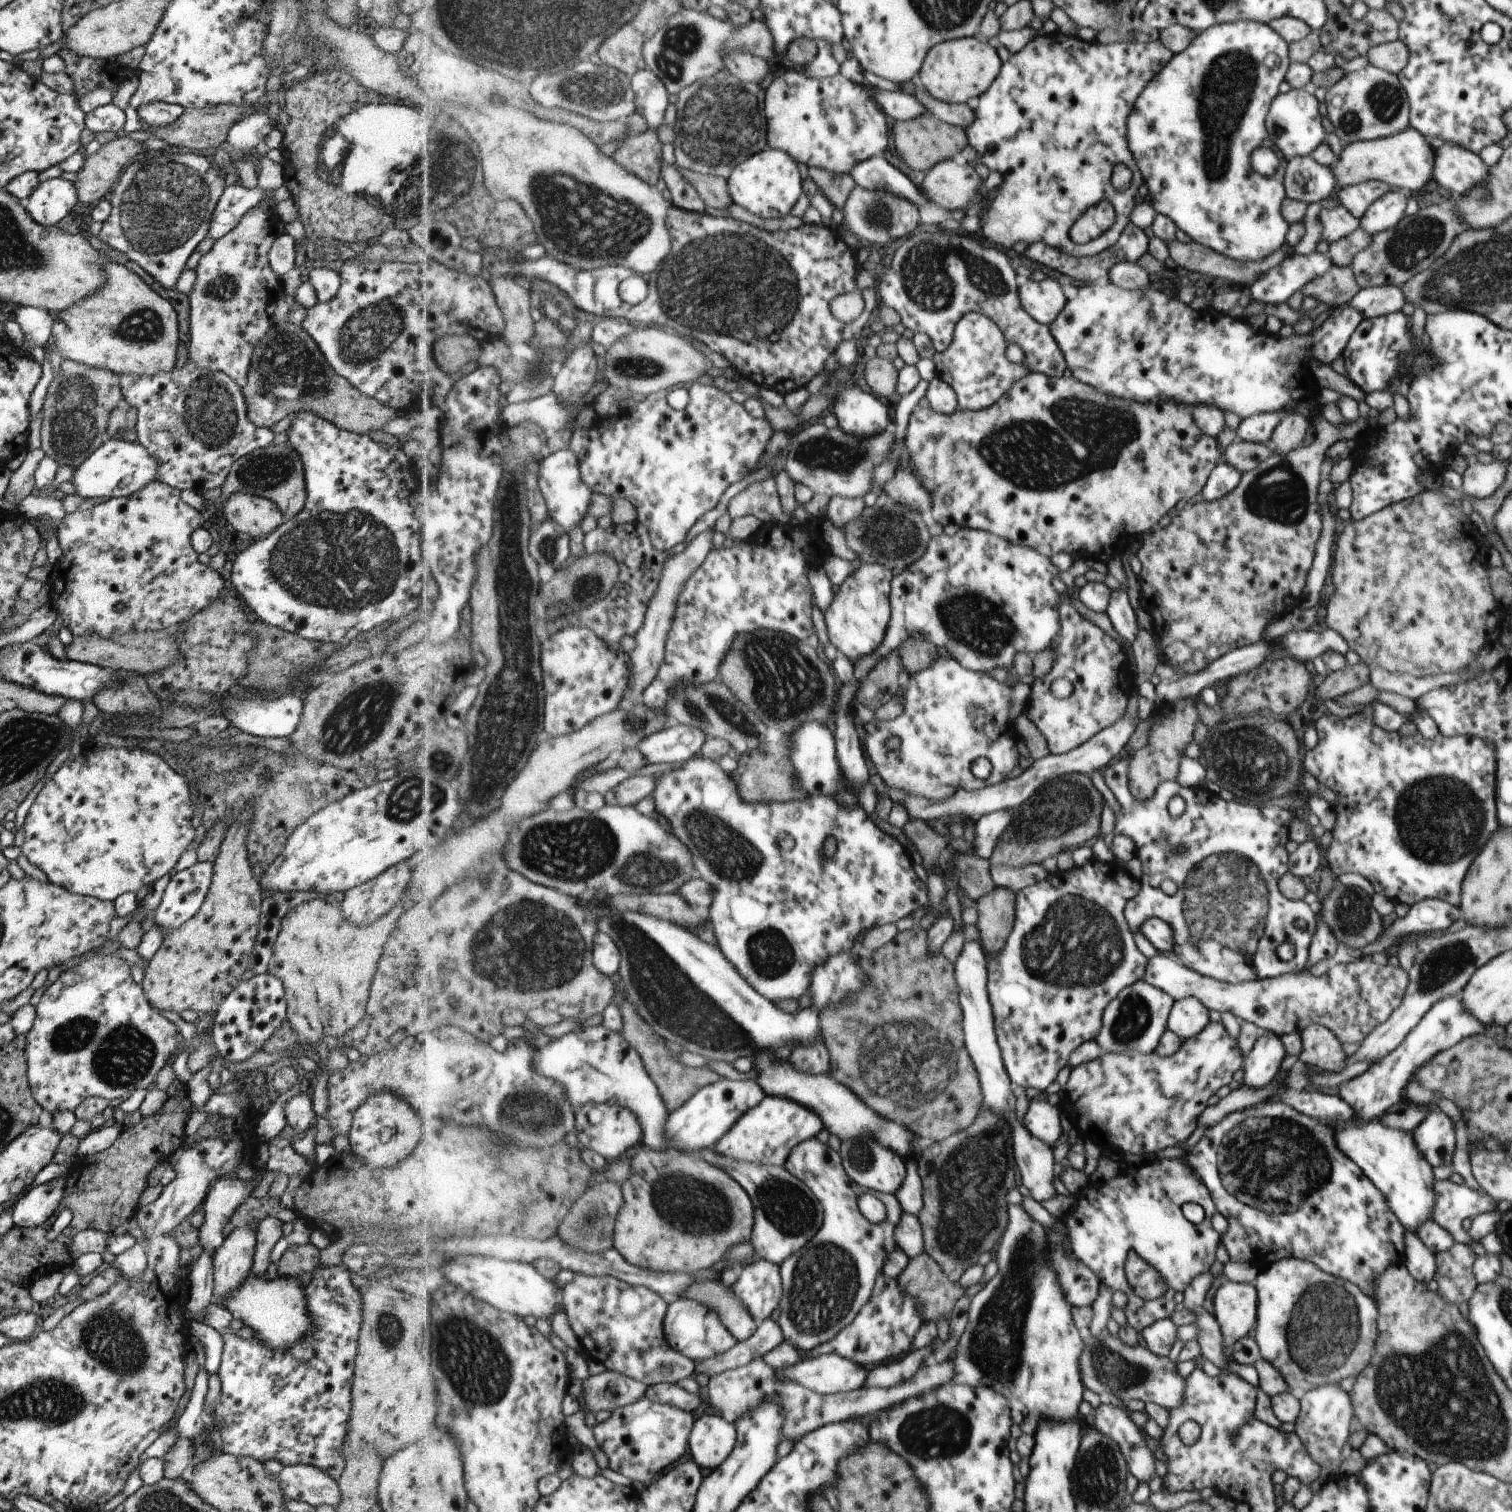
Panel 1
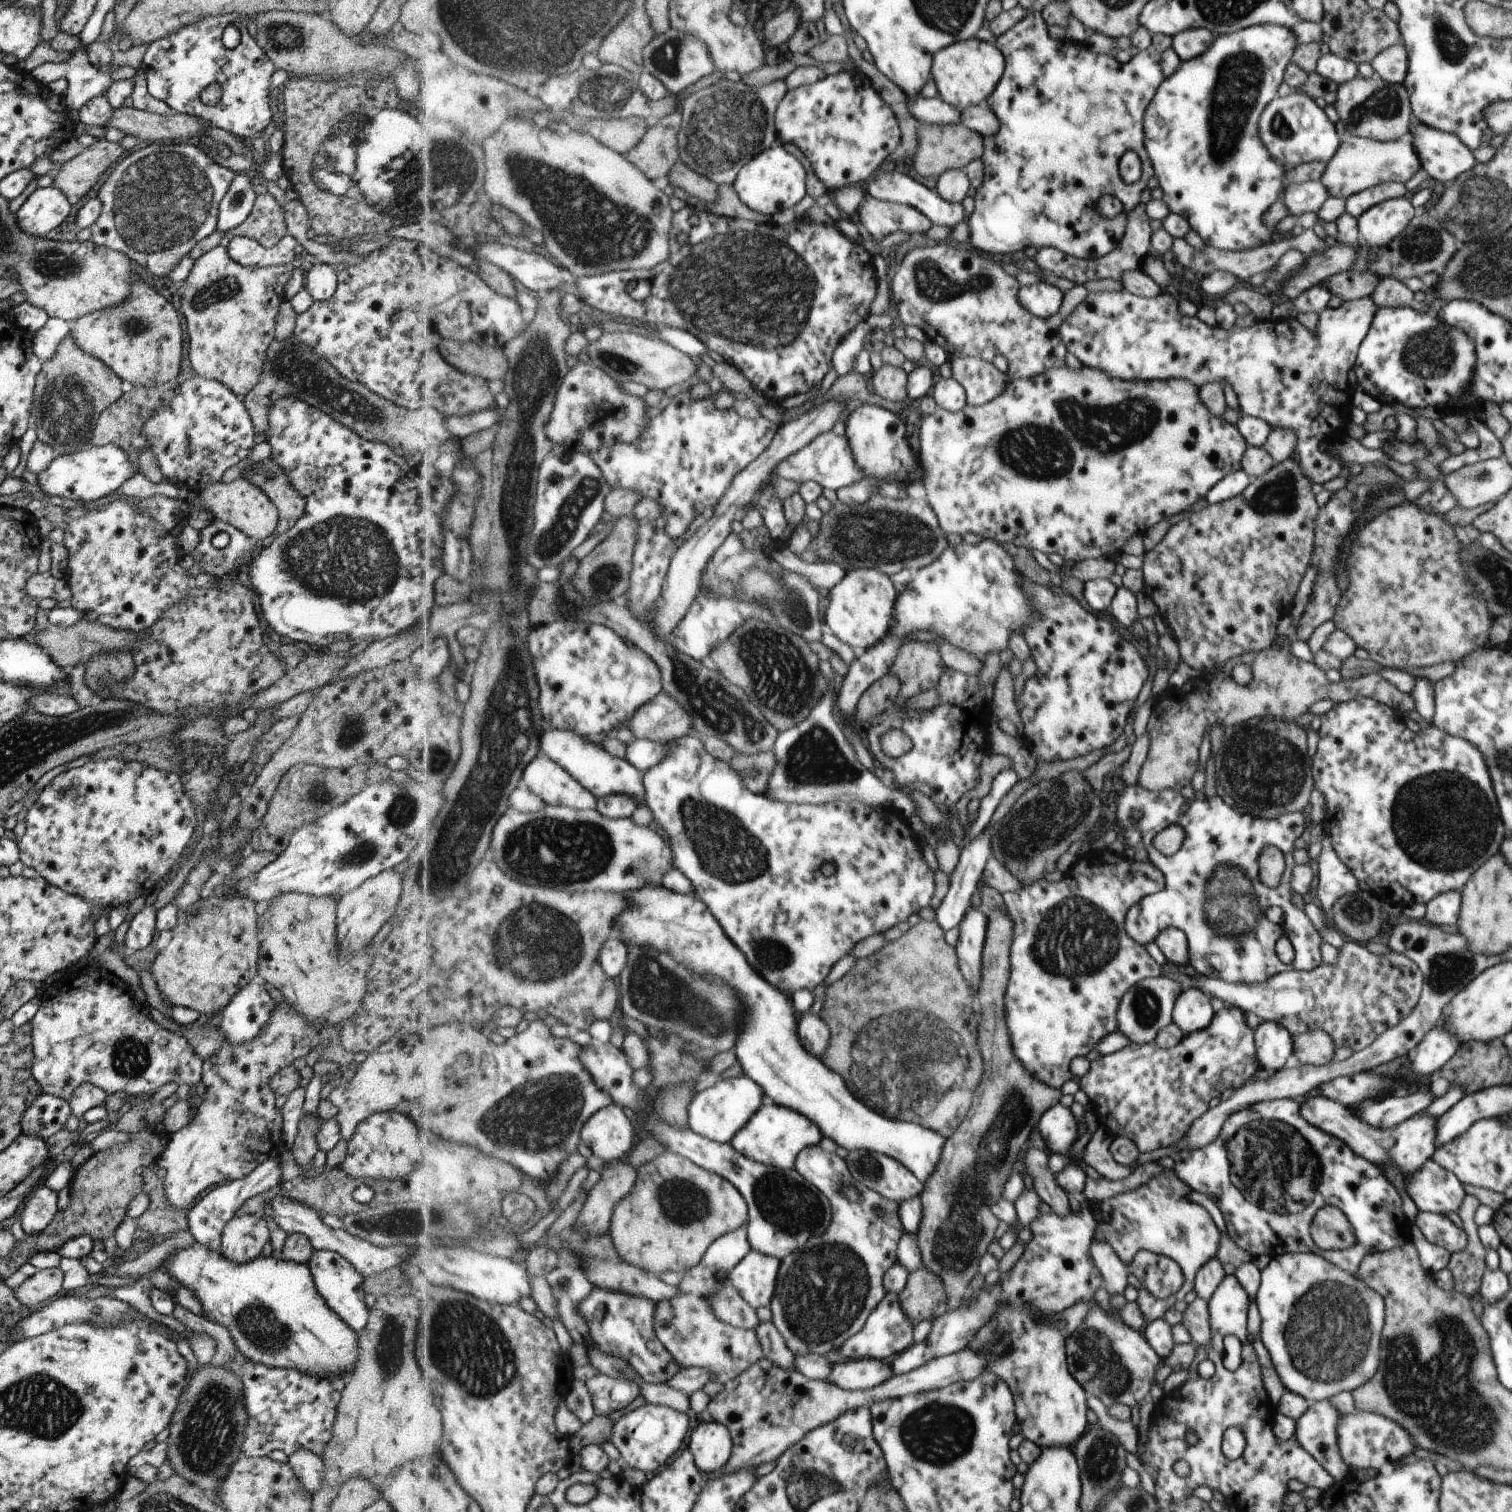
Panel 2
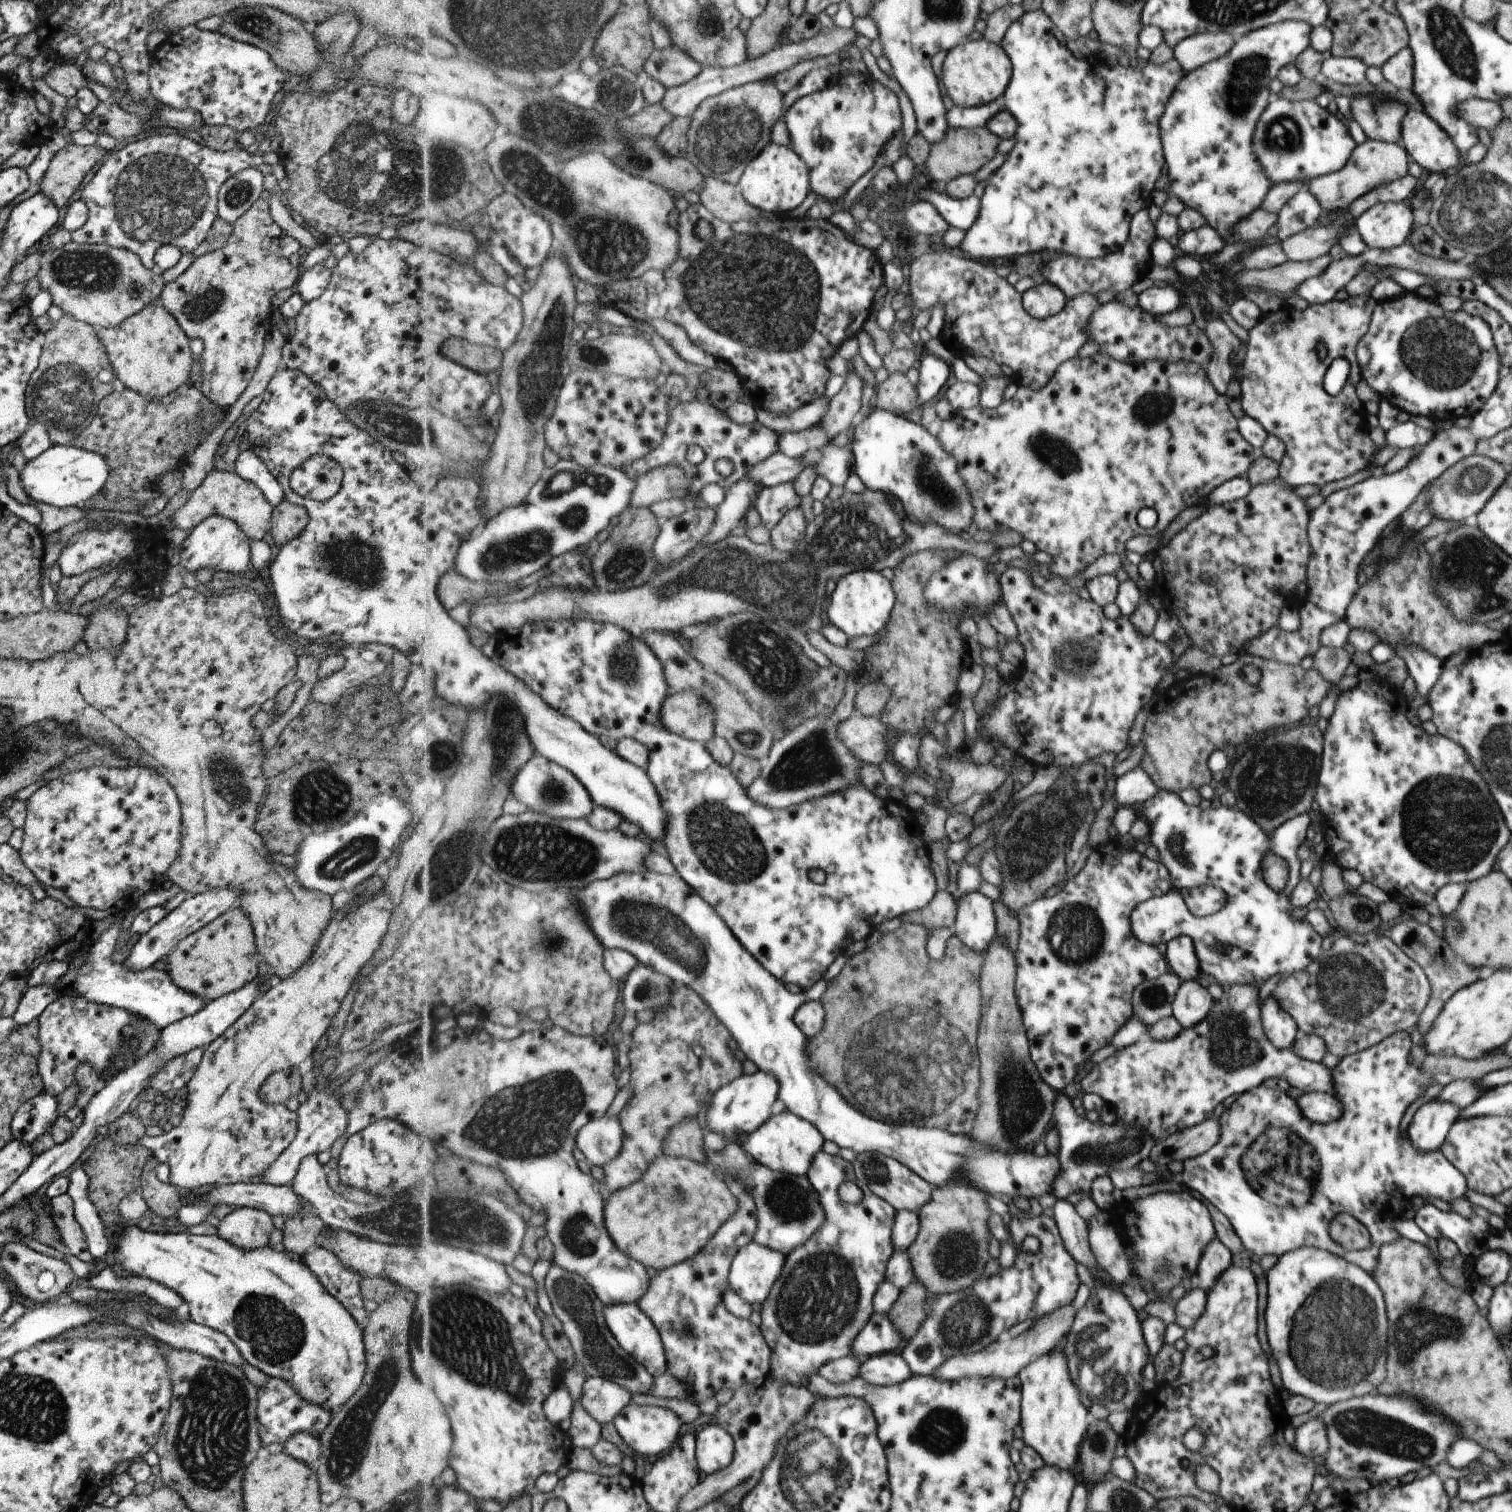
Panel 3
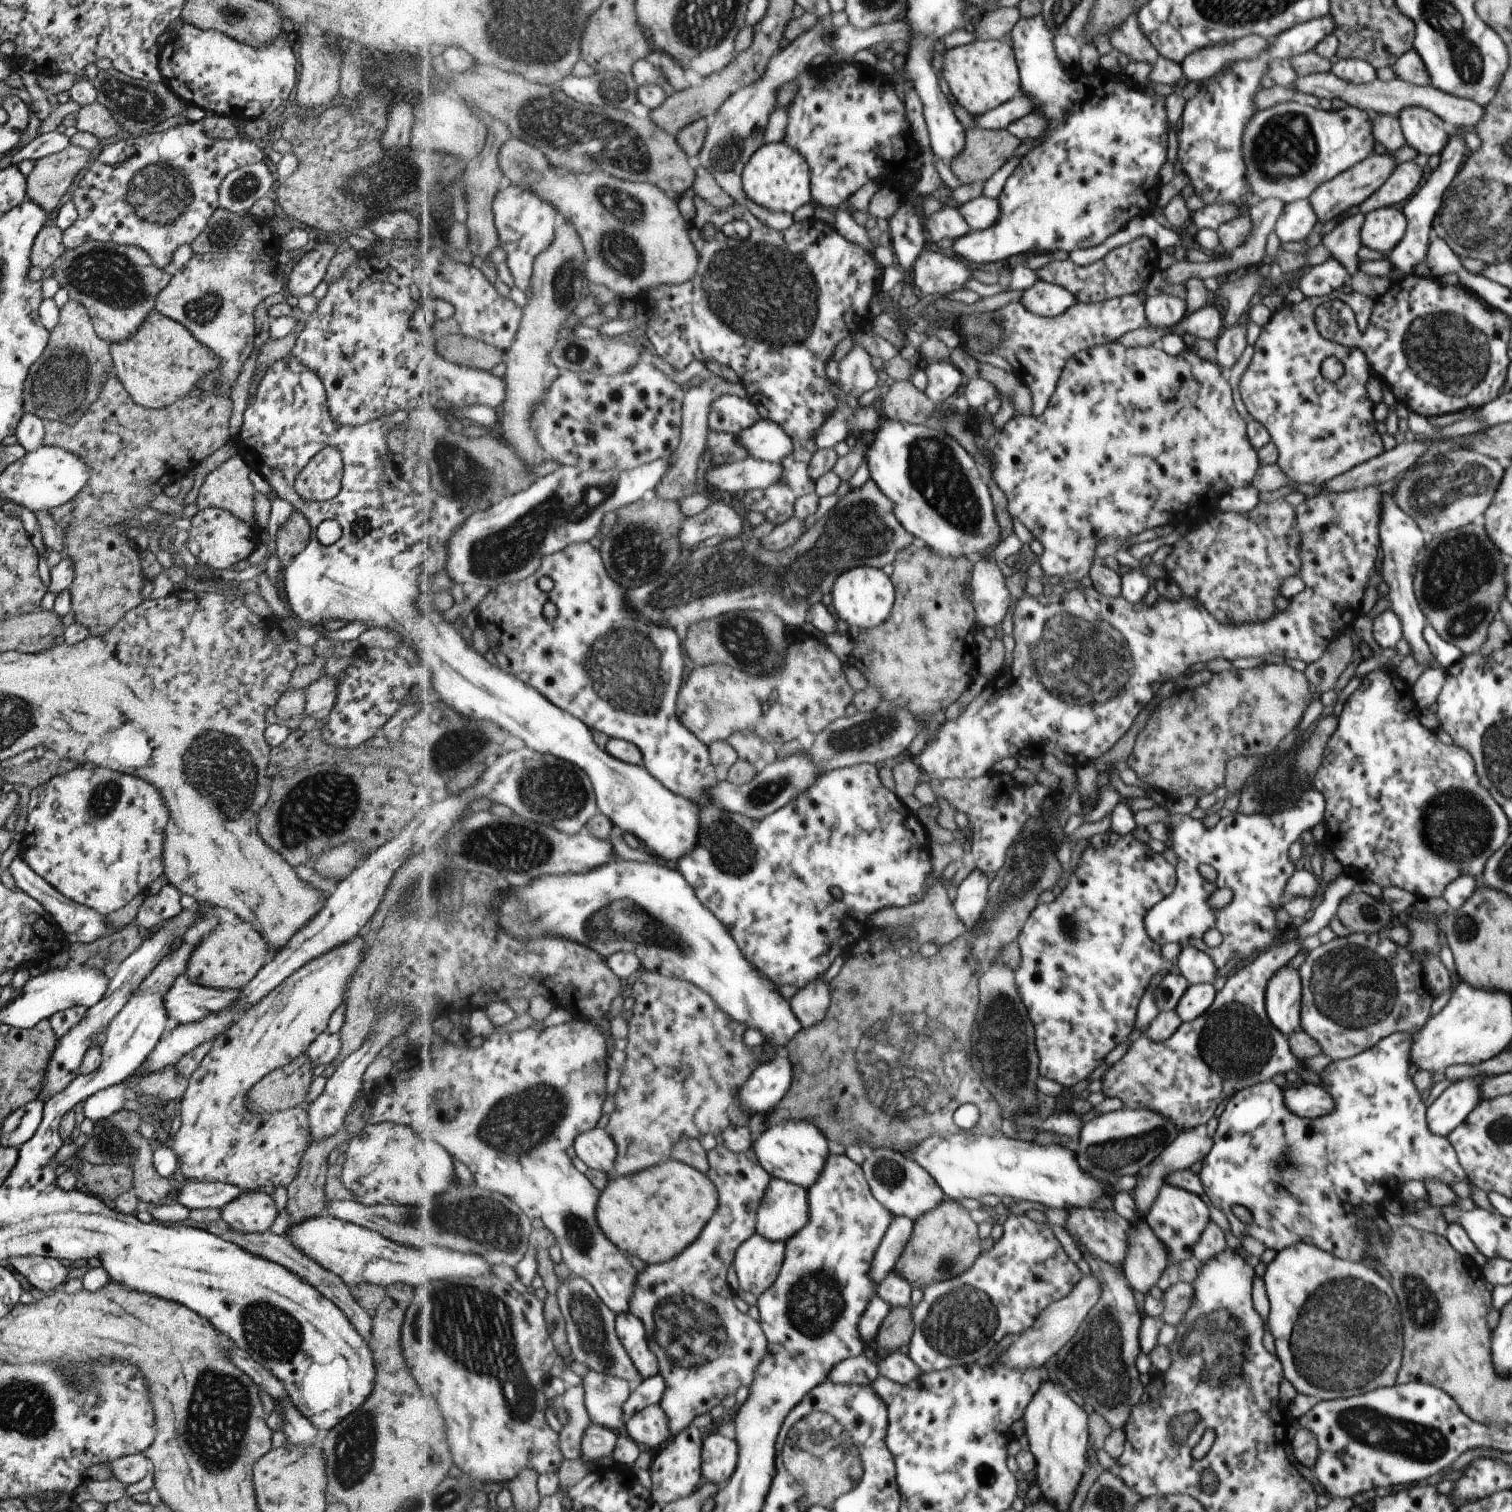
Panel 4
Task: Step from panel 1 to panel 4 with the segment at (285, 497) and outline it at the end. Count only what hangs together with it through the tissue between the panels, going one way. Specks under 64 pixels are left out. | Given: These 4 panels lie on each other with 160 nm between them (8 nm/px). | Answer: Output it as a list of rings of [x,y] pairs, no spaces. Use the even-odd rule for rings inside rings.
[[[295,511],[276,532],[276,556],[284,568],[304,550],[309,542],[311,527],[302,512]]]

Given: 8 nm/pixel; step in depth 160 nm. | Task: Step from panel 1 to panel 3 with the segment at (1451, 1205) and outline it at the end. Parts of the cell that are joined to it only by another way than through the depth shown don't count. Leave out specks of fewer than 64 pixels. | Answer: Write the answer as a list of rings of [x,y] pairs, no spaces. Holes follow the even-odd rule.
[[[1408,1031],[1396,1033],[1392,1037],[1387,1037],[1385,1041],[1380,1042],[1378,1045],[1372,1046],[1370,1049],[1366,1049],[1364,1052],[1352,1054],[1349,1057],[1342,1058],[1336,1068],[1333,1069],[1333,1075],[1335,1076],[1335,1084],[1337,1086],[1336,1097],[1340,1100],[1344,1113],[1340,1120],[1330,1122],[1328,1124],[1317,1124],[1310,1122],[1305,1118],[1304,1113],[1301,1111],[1299,1104],[1290,1098],[1286,1092],[1282,1092],[1280,1089],[1266,1088],[1266,1086],[1258,1086],[1258,1089],[1252,1089],[1249,1093],[1242,1094],[1234,1100],[1234,1103],[1228,1110],[1224,1110],[1224,1113],[1218,1119],[1220,1122],[1220,1138],[1218,1143],[1205,1154],[1196,1156],[1196,1158],[1188,1158],[1183,1161],[1183,1171],[1179,1176],[1179,1181],[1196,1190],[1204,1200],[1208,1200],[1210,1204],[1214,1205],[1226,1218],[1234,1228],[1234,1231],[1240,1237],[1242,1244],[1246,1251],[1251,1255],[1256,1254],[1260,1257],[1266,1255],[1275,1255],[1282,1257],[1286,1253],[1292,1250],[1296,1250],[1302,1247],[1317,1247],[1321,1250],[1329,1251],[1331,1254],[1337,1255],[1339,1258],[1344,1258],[1346,1262],[1353,1263],[1356,1266],[1360,1266],[1362,1270],[1368,1272],[1374,1272],[1376,1266],[1378,1266],[1378,1252],[1382,1249],[1382,1246],[1390,1245],[1392,1242],[1400,1241],[1398,1238],[1398,1232],[1394,1228],[1396,1220],[1402,1218],[1402,1200],[1411,1200],[1418,1196],[1423,1198],[1427,1202],[1429,1197],[1435,1197],[1446,1201],[1448,1203],[1463,1198],[1468,1192],[1467,1181],[1462,1172],[1458,1170],[1455,1164],[1451,1160],[1446,1159],[1446,1156],[1442,1154],[1441,1150],[1432,1150],[1432,1152],[1424,1152],[1424,1150],[1418,1150],[1412,1146],[1408,1135],[1400,1132],[1400,1122],[1409,1106],[1414,1103],[1419,1097],[1424,1096],[1426,1090],[1434,1083],[1434,1076],[1429,1076],[1419,1071],[1419,1064],[1412,1064],[1409,1061],[1410,1049],[1412,1048],[1411,1034]],[[1340,1212],[1348,1212],[1352,1214],[1367,1230],[1371,1237],[1371,1246],[1366,1250],[1344,1250],[1340,1244],[1336,1244],[1330,1234],[1328,1234],[1328,1224],[1330,1220],[1339,1214]]]

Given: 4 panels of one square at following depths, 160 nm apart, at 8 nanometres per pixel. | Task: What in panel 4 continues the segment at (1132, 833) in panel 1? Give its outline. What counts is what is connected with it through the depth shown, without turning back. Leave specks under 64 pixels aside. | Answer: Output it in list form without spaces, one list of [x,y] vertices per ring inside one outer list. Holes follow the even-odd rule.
[[[1316,789],[1308,790],[1294,806],[1278,810],[1278,814],[1258,812],[1244,815],[1236,811],[1211,827],[1188,814],[1170,811],[1166,822],[1170,830],[1168,847],[1178,859],[1178,885],[1165,901],[1158,902],[1146,912],[1145,930],[1149,938],[1158,946],[1168,943],[1192,946],[1208,954],[1217,970],[1223,972],[1232,956],[1238,956],[1240,962],[1245,964],[1275,944],[1288,940],[1293,936],[1292,932],[1279,932],[1275,916],[1288,880],[1296,871],[1294,862],[1288,856],[1289,849],[1304,831],[1312,831],[1325,820],[1324,814],[1325,799]],[[1200,864],[1208,864],[1216,870],[1216,882],[1212,884],[1202,878],[1198,872]],[[1219,887],[1232,890],[1232,901],[1220,910],[1212,910],[1206,900]],[[1210,928],[1220,930],[1224,938],[1218,948],[1208,948],[1204,943],[1204,934]]]

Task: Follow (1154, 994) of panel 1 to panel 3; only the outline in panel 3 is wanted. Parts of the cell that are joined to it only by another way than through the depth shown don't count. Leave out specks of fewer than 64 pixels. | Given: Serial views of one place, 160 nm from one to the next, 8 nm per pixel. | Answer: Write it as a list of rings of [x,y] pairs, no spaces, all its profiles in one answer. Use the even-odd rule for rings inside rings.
[[[1173,971],[1155,980],[1144,980],[1132,992],[1133,1016],[1148,1029],[1160,1020],[1173,1017],[1172,1004],[1182,984]]]

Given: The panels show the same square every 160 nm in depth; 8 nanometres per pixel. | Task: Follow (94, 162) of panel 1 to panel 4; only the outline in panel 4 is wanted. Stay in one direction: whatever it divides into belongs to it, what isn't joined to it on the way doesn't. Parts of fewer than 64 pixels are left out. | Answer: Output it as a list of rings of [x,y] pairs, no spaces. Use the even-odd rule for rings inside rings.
[[[69,145],[61,152],[50,154],[45,158],[40,158],[34,164],[34,170],[26,176],[27,199],[36,202],[45,212],[51,213],[56,210],[62,202],[62,197],[66,194],[68,187],[74,182],[80,170],[89,167],[90,150],[80,146]]]

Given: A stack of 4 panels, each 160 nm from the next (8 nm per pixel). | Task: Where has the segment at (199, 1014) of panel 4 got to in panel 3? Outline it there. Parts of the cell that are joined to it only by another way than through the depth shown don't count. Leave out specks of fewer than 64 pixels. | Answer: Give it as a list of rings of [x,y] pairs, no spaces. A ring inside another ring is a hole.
[[[114,922],[106,932],[100,934],[90,947],[85,964],[80,968],[70,967],[60,978],[59,983],[72,993],[80,994],[95,1004],[106,1004],[128,1010],[139,1015],[162,1031],[166,1026],[197,1014],[207,1006],[206,1000],[184,992],[170,980],[166,971],[148,968],[145,970],[128,970],[123,963],[112,962],[114,946],[122,934],[123,922]],[[46,984],[33,988],[28,987],[14,1012],[15,1025],[29,1025],[30,1022],[37,1020],[46,1010],[46,1006],[50,1006],[58,996],[60,996],[60,992],[56,987],[52,988]]]

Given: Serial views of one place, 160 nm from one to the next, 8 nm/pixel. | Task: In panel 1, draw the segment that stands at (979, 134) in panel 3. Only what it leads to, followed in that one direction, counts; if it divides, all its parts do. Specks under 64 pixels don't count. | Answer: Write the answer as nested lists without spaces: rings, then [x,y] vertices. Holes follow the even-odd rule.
[[[930,112],[911,121],[899,121],[893,127],[898,154],[914,170],[928,174],[937,164],[950,160],[971,144],[966,128],[940,120]]]

